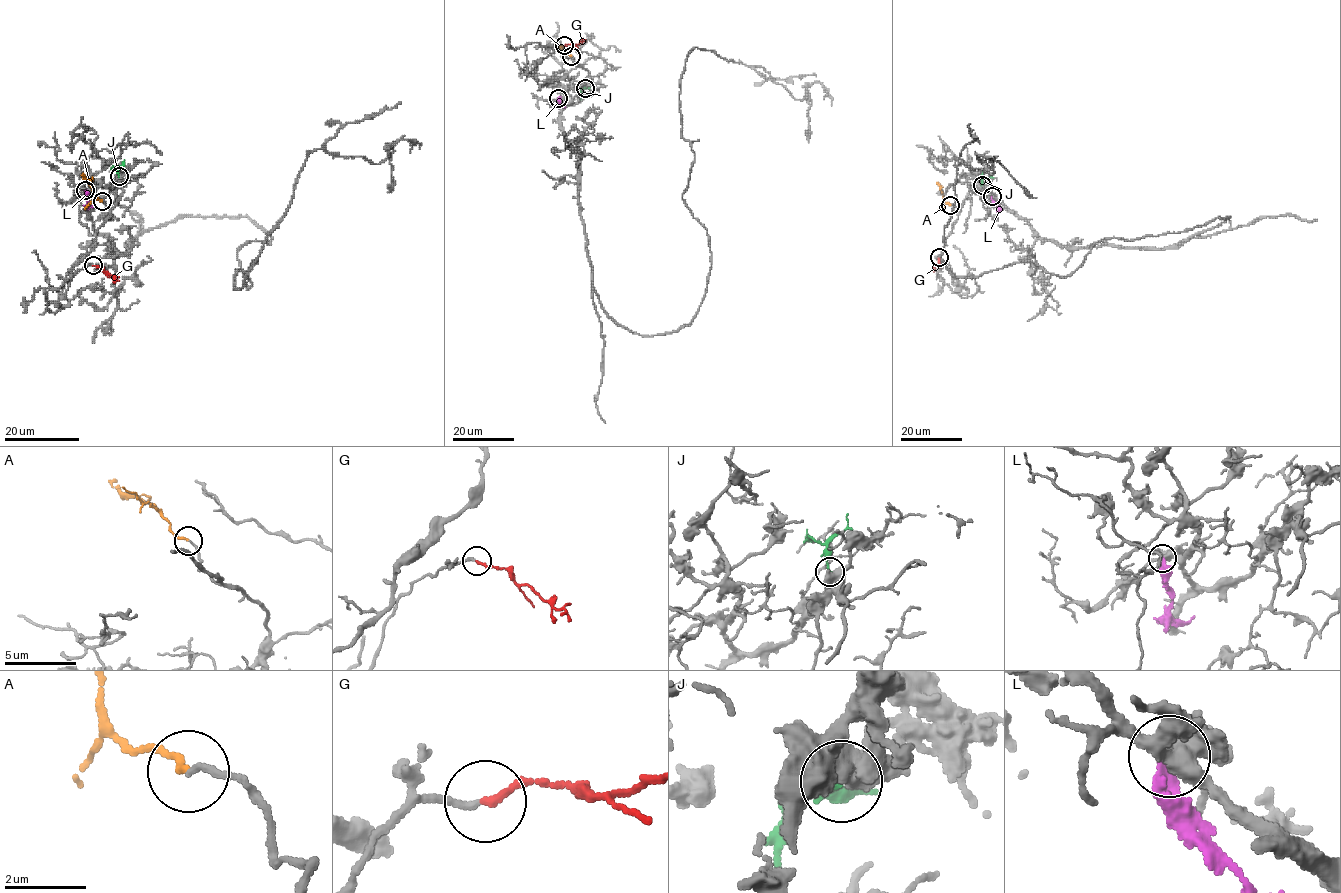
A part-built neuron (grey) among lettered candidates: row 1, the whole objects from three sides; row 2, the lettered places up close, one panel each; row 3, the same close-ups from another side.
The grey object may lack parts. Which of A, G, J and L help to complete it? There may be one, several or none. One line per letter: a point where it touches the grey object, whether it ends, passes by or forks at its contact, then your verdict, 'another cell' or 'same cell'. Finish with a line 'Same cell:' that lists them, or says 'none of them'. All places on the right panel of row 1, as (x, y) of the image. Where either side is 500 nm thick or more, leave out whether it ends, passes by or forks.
A: meets grey at (950, 205); it ends there; same cell
G: meets grey at (939, 257); it ends there; same cell
J: meets grey at (982, 185); it ends there; another cell
L: meets grey at (992, 196); it ends there; another cell
Same cell: A, G

